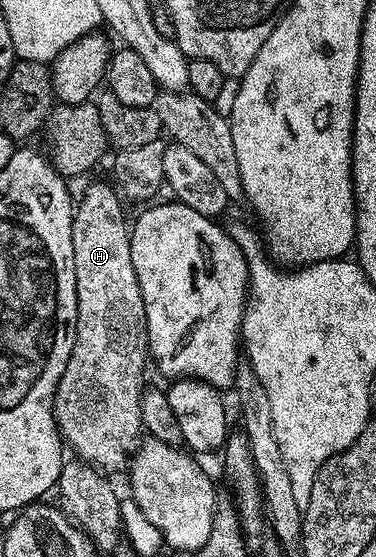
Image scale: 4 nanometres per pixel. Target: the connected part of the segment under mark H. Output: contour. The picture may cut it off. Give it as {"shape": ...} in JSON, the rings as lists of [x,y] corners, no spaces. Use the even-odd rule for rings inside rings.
{"shape":[[[91,185],[85,196],[75,205],[72,214],[74,238],[74,278],[78,294],[76,337],[70,362],[56,387],[56,427],[67,447],[77,452],[79,459],[89,466],[108,468],[111,464],[129,463],[141,443],[142,394],[146,387],[144,363],[150,360],[148,350],[148,323],[138,274],[130,262],[129,217],[124,217],[117,193],[104,186]]]}

